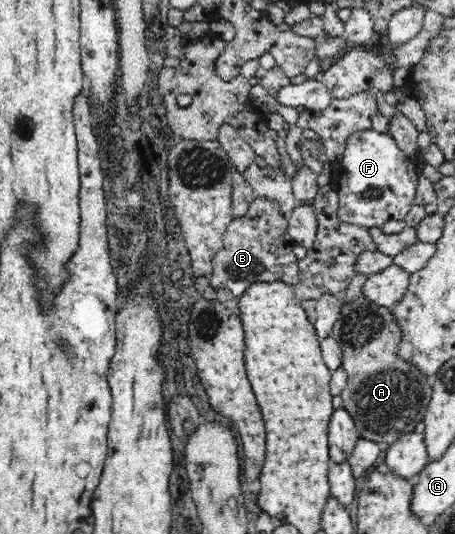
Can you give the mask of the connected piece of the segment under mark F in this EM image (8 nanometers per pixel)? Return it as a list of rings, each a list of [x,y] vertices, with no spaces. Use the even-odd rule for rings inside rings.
[[[376,129],[354,132],[348,137],[344,154],[341,157],[341,178],[336,180],[334,184],[339,196],[338,220],[346,224],[365,226],[367,229],[381,228],[390,220],[404,220],[404,216],[410,212],[410,208],[415,204],[417,179],[412,176],[414,176],[414,172],[419,172],[419,170],[414,169],[414,164],[410,164],[412,160],[400,150],[392,135],[378,132]]]

